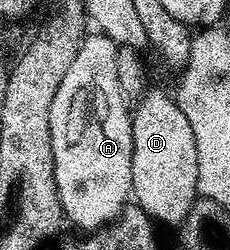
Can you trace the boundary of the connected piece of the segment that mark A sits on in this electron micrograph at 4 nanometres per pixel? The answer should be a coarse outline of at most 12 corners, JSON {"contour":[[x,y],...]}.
{"contour":[[87,33],[52,100],[56,192],[78,232],[132,198],[118,47]]}

